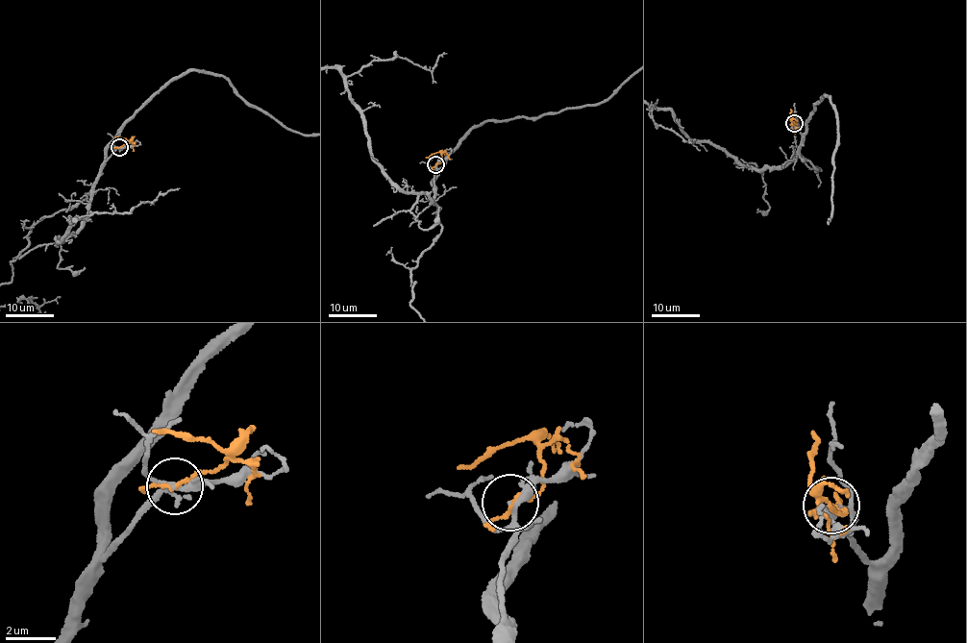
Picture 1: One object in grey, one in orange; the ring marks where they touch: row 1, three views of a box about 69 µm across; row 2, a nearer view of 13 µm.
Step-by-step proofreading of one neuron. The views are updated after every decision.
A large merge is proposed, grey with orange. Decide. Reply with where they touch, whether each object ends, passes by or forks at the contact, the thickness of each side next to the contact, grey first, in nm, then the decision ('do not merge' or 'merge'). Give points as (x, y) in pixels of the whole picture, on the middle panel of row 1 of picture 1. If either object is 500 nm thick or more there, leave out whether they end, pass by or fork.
at (435, 164); grey forks there; orange passes by; 190 nm thick on the grey side, 130 nm on the other; do not merge

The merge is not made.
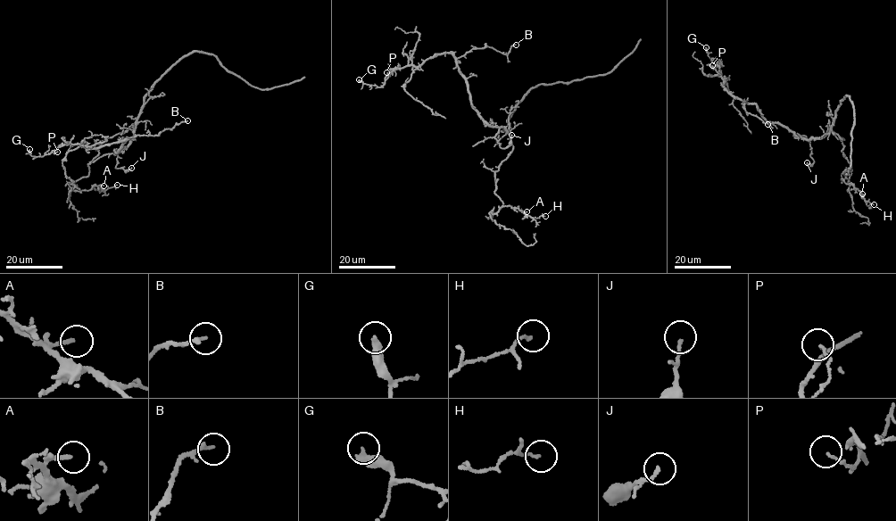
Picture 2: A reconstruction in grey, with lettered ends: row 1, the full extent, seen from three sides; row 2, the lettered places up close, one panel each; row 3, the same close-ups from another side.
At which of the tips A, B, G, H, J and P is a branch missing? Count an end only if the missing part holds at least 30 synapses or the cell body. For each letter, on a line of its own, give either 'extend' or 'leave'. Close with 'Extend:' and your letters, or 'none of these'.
A: leave
B: leave
G: leave
H: leave
J: leave
P: leave
Extend: none of these

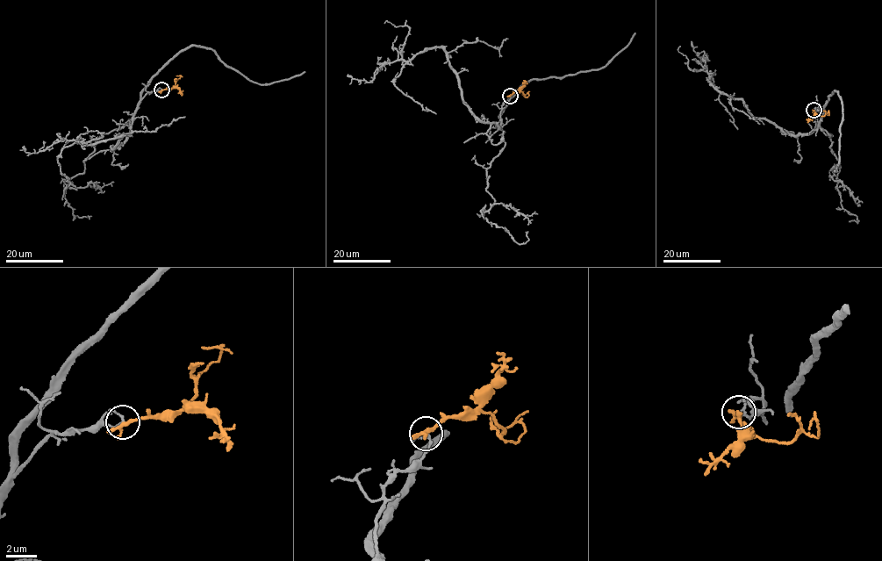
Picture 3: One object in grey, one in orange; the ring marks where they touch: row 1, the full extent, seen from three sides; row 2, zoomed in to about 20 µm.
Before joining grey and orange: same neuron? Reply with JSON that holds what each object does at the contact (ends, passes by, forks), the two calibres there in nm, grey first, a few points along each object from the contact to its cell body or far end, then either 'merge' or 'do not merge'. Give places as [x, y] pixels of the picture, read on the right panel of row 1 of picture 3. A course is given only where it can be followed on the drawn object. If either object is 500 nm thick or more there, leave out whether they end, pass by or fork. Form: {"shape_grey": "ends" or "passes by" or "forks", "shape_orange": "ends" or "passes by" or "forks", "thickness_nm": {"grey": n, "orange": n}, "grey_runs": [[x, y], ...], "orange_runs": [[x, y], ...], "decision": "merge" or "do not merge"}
{"shape_grey": "ends", "shape_orange": "passes by", "thickness_nm": {"grey": 180, "orange": 240}, "grey_runs": [[813, 111], [821, 114], [818, 127], [785, 133], [717, 89], [708, 79], [713, 73], [719, 100], [737, 129]], "orange_runs": [[813, 111], [822, 116], [828, 115], [828, 110]], "decision": "do not merge"}

